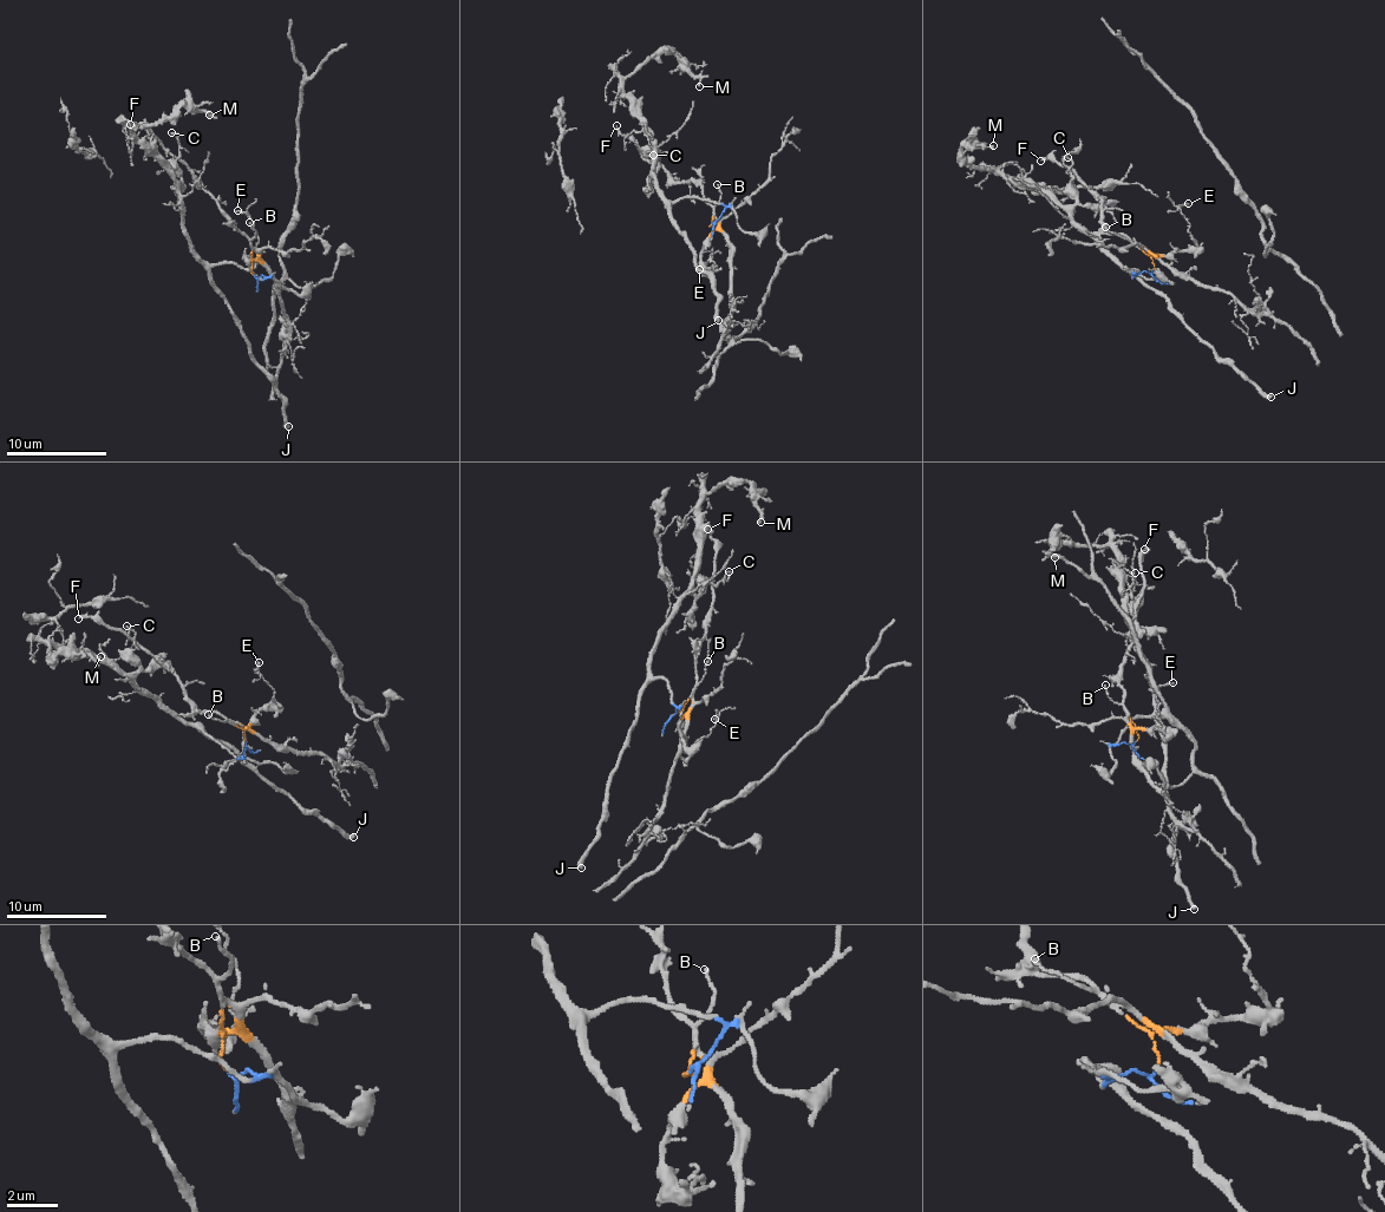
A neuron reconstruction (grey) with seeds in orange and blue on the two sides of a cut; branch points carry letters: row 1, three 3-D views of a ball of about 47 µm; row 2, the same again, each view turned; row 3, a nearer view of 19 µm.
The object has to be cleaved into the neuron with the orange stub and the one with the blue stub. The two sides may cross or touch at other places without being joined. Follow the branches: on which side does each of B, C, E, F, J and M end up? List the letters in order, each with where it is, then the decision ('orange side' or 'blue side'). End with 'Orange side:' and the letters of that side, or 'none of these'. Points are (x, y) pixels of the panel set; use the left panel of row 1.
B: place (249, 222); orange side
C: place (171, 132); blue side
E: place (237, 210); orange side
F: place (130, 124); orange side
J: place (288, 426); blue side
M: place (209, 115); blue side
Orange side: B, E, F

